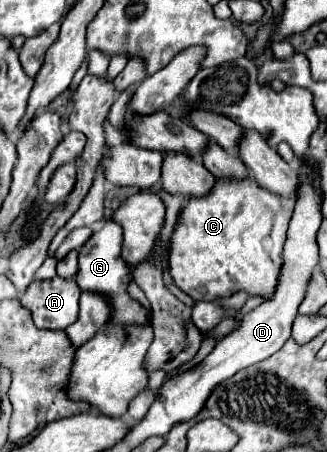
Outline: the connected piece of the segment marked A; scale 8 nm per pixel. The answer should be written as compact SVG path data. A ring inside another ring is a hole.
M53 277L47 281L33 281L21 297L33 313L33 323L39 329L65 329L77 319L79 295L73 279Z

